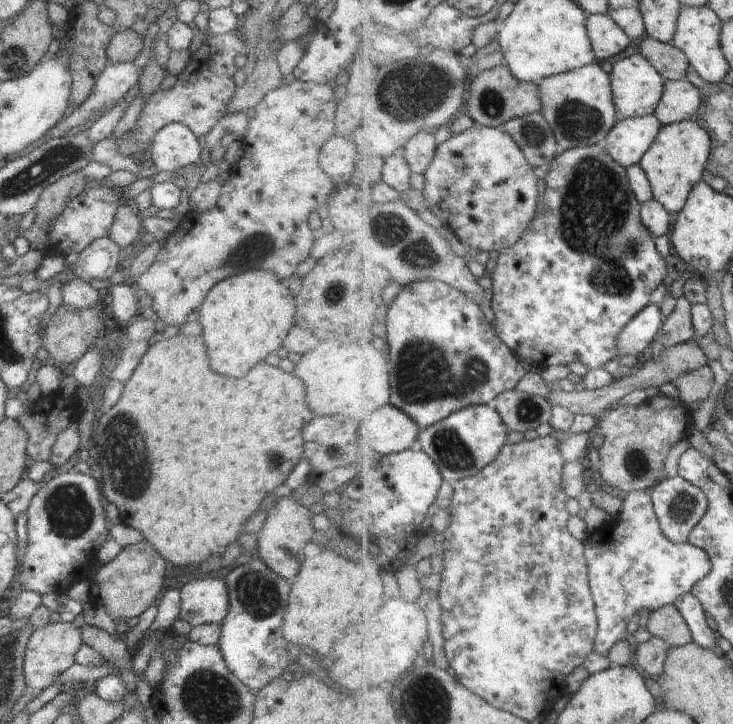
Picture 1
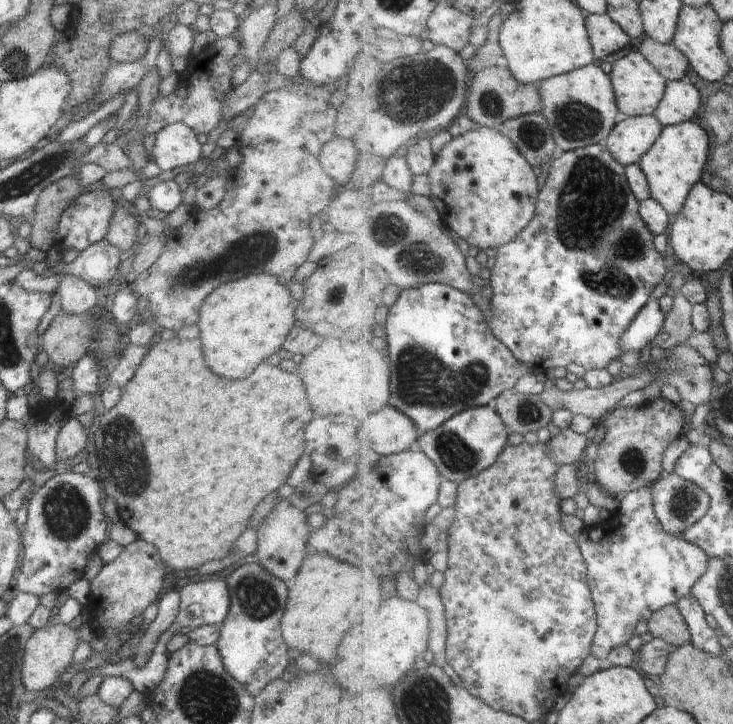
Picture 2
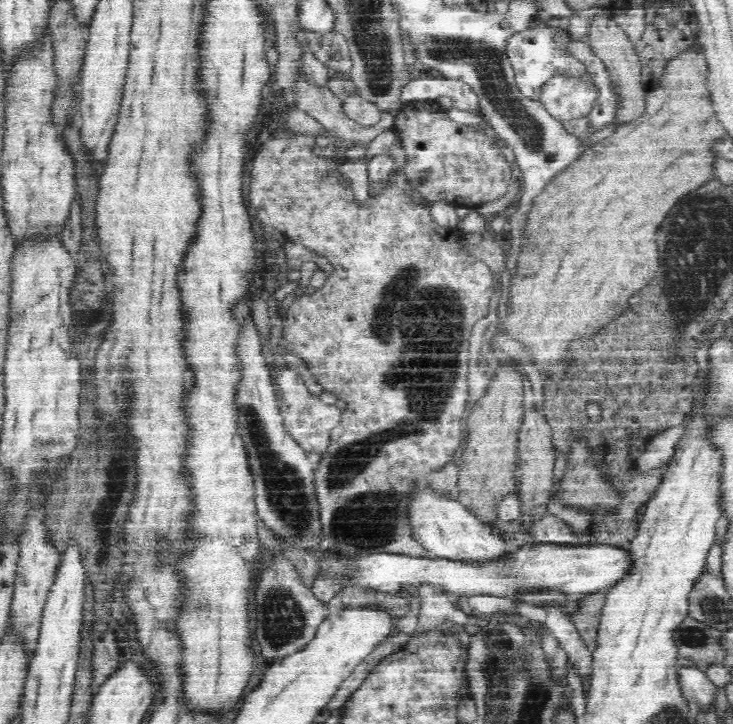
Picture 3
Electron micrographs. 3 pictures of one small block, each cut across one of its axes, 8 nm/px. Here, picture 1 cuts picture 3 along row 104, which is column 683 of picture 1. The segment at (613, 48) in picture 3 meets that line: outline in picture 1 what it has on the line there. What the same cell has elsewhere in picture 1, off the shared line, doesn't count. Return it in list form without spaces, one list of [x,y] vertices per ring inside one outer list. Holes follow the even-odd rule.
[[[675,604],[653,610],[647,622],[647,630],[651,631],[654,637],[667,640],[671,648],[689,645],[695,640],[689,622]]]

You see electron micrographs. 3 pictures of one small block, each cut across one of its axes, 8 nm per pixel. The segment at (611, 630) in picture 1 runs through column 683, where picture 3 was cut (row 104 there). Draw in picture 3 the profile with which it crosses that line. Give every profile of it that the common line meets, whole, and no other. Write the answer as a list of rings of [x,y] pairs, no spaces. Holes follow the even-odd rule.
[[[558,69],[542,83],[538,99],[558,122],[569,124],[582,122],[600,96],[601,90],[588,71],[572,74]]]

